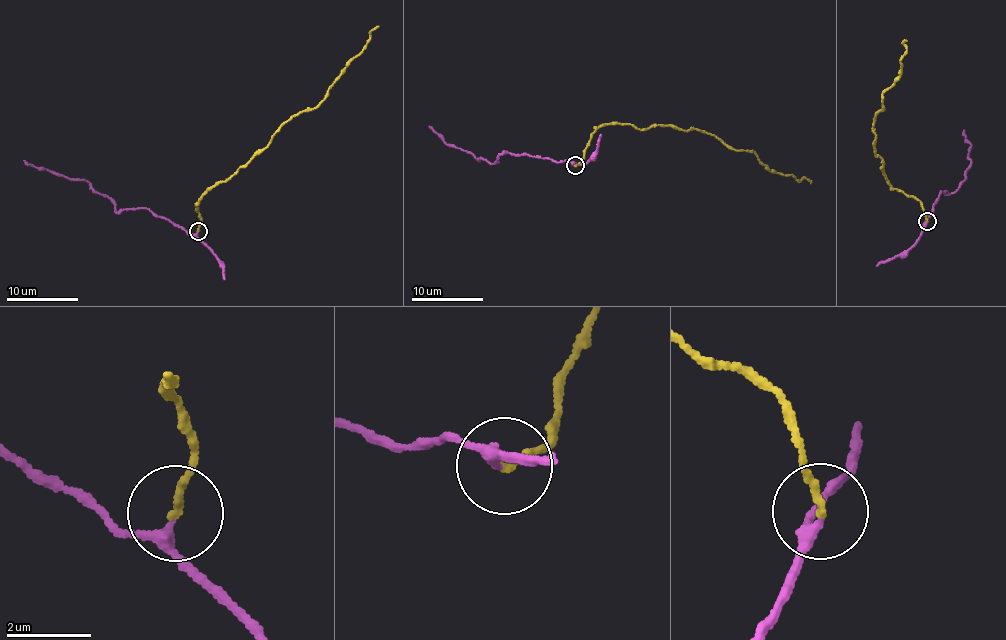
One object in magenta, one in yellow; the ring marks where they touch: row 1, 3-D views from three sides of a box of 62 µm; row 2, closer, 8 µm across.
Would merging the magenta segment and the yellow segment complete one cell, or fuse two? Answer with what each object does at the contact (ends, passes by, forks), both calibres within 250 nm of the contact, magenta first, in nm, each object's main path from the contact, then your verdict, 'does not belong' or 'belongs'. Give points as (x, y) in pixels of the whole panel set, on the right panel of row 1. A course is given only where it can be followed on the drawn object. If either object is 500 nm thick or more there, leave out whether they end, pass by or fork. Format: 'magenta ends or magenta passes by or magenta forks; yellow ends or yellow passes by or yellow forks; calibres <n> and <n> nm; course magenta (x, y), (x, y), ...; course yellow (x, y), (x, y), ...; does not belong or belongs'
magenta passes by; yellow ends; calibres 200 and 170 nm; course magenta (927, 221), (940, 192), (951, 193), (966, 179), (971, 148), (964, 129); course yellow (927, 221), (918, 200), (888, 182), (874, 152), (872, 124), (883, 109), (883, 93), (901, 70), (905, 40); belongs

